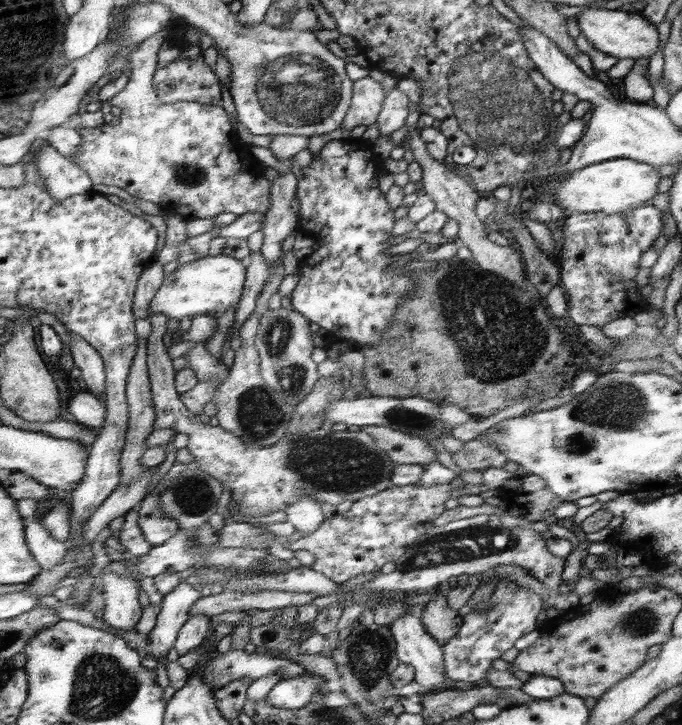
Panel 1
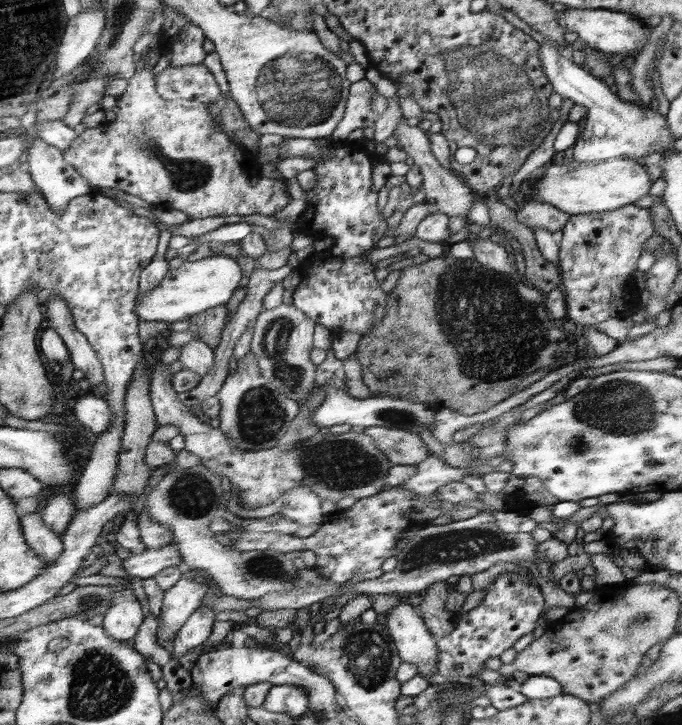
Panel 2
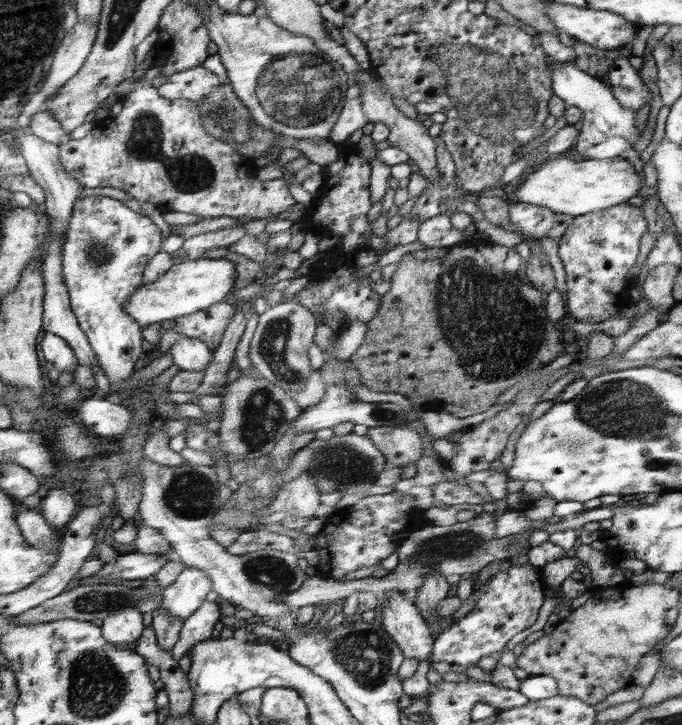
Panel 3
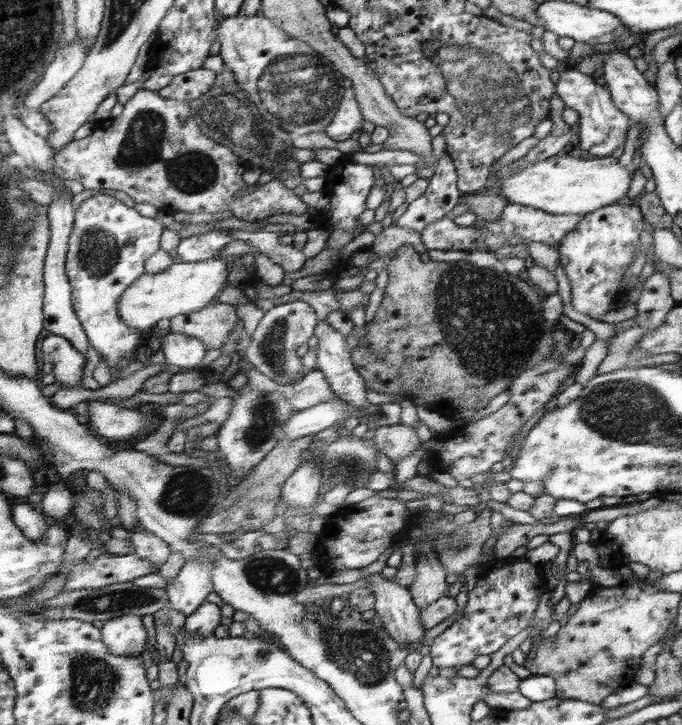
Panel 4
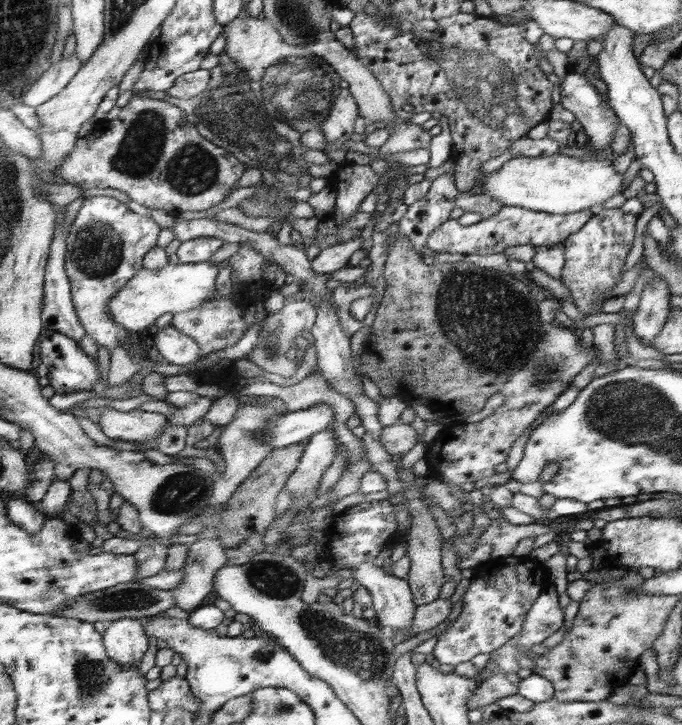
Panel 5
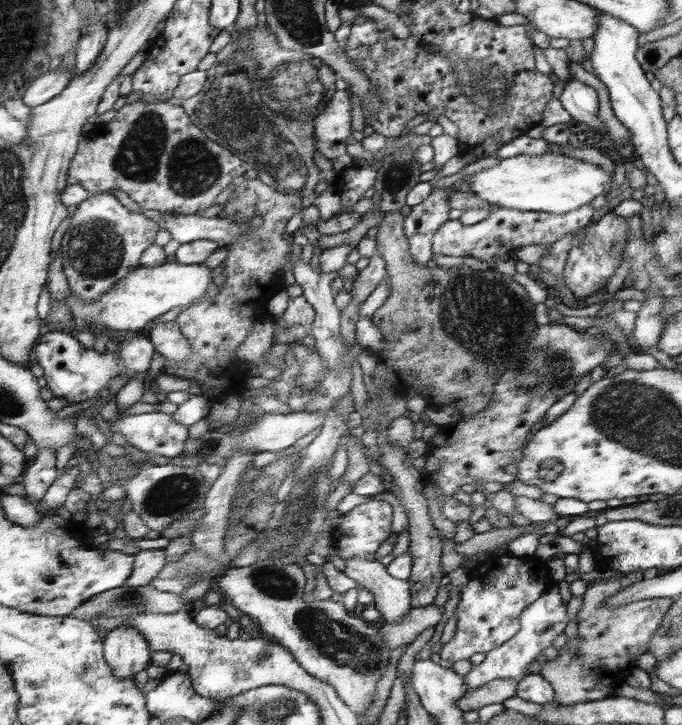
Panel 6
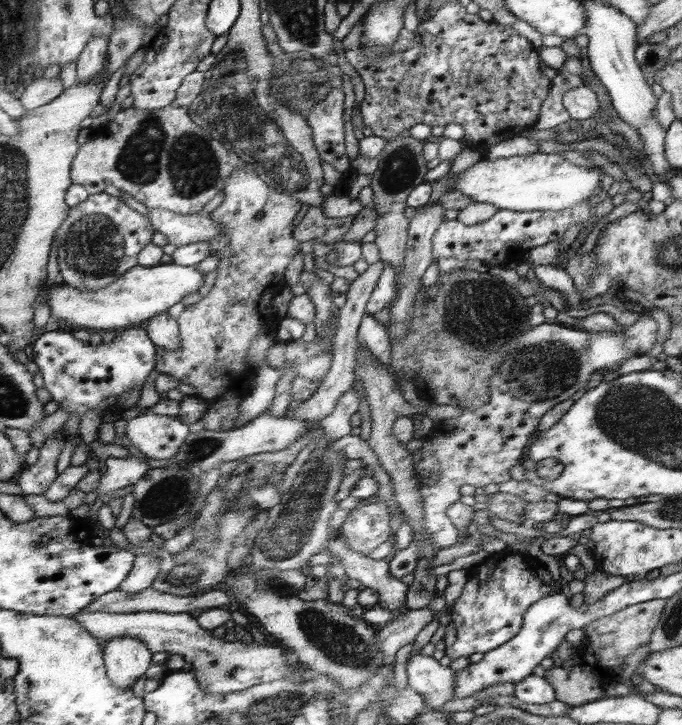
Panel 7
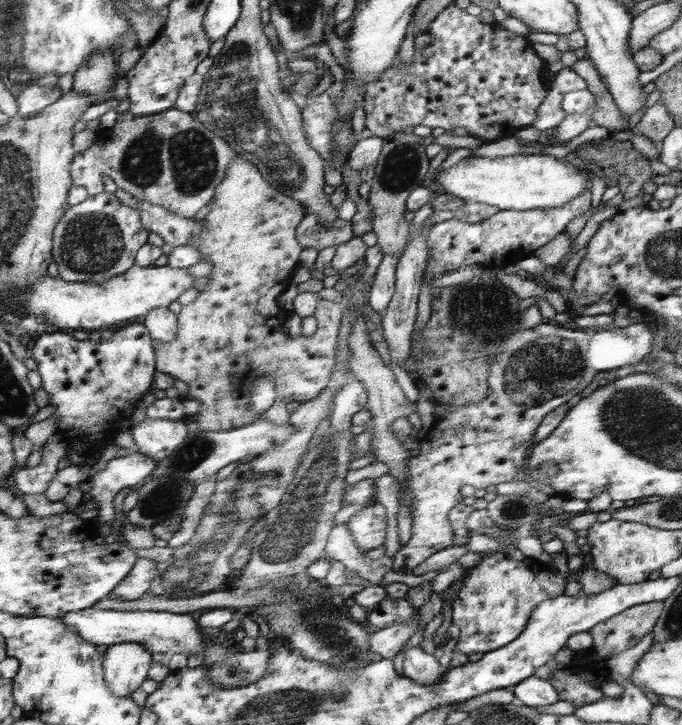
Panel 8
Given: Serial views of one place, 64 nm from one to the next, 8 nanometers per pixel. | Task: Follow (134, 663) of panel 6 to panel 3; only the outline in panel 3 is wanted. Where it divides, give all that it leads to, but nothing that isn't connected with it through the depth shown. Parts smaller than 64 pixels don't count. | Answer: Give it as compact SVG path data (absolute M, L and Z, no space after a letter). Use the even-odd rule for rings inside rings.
M123 607L103 620L102 634L108 642L123 650L136 651L137 641L144 633L143 615L135 608Z

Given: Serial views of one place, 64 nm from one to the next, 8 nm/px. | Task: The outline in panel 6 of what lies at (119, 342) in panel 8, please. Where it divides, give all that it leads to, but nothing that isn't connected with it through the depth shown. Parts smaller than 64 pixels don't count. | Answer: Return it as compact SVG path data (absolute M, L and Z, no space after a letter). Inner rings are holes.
M51 330L36 343L36 360L44 369L46 386L56 398L64 398L70 403L96 400L100 392L110 386L110 380L116 376L125 376L126 382L134 376L146 372L152 362L155 346L152 341L136 331L134 336L122 339L118 343L118 352L98 352L92 347L85 348L74 335L64 330Z

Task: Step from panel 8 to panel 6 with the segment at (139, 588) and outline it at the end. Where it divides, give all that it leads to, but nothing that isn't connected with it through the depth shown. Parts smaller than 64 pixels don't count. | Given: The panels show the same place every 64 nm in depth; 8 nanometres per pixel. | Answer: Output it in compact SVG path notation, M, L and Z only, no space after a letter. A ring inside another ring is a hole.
M163 549L140 550L135 554L134 572L126 586L138 588L138 586L150 585L150 582L158 576L158 573L167 564L167 555Z

